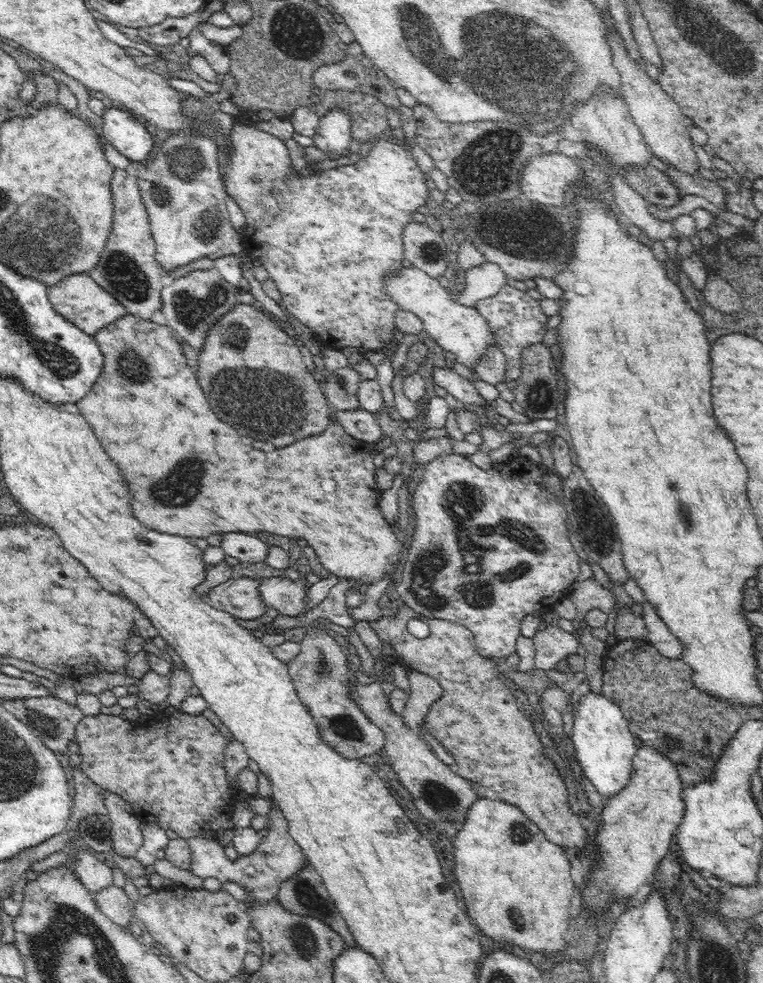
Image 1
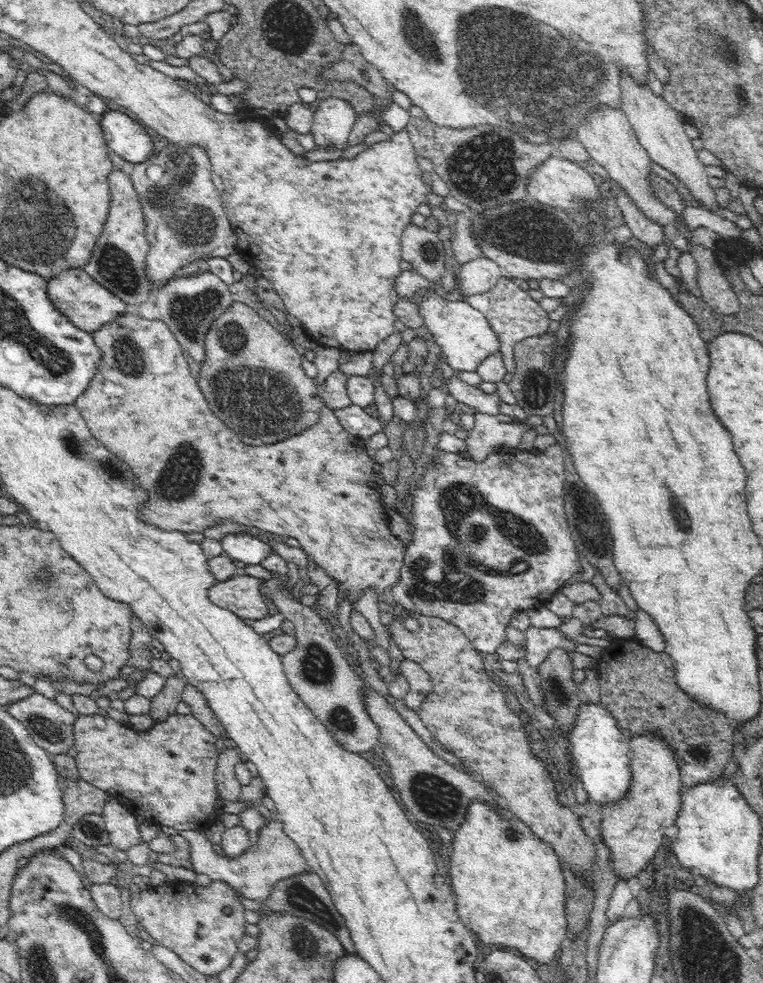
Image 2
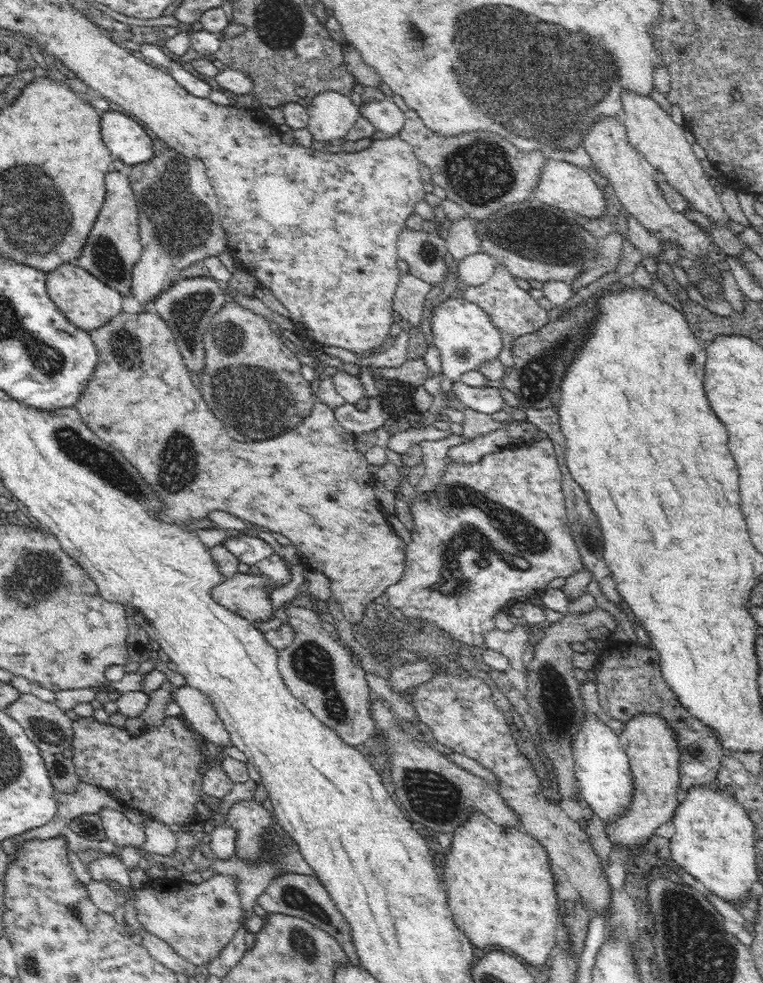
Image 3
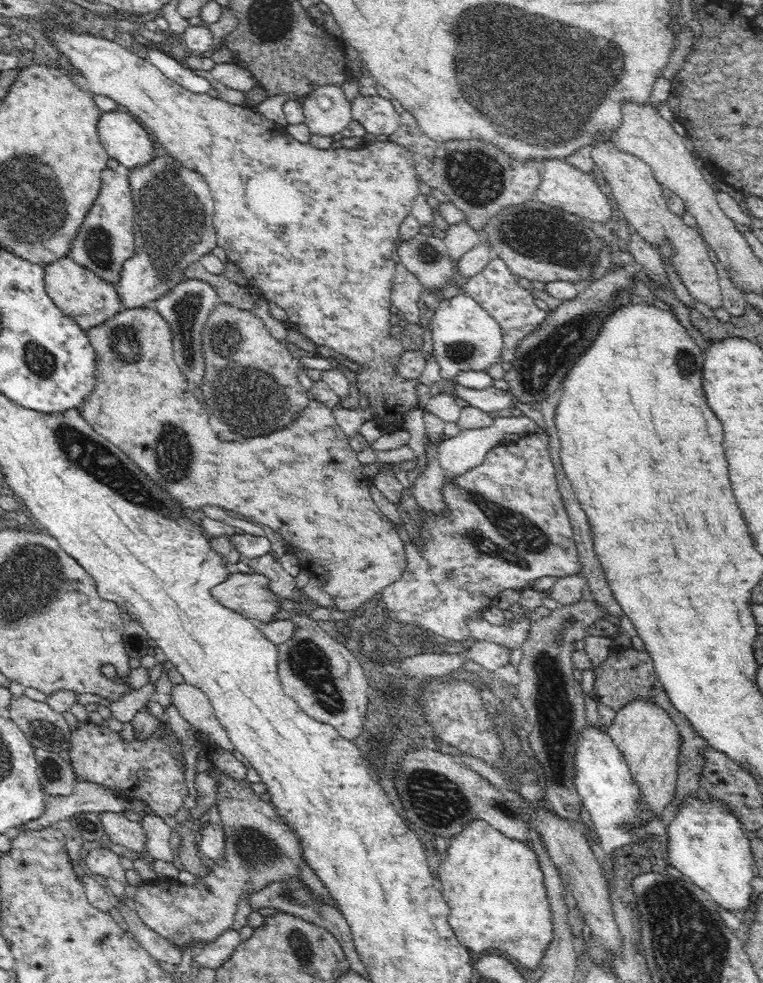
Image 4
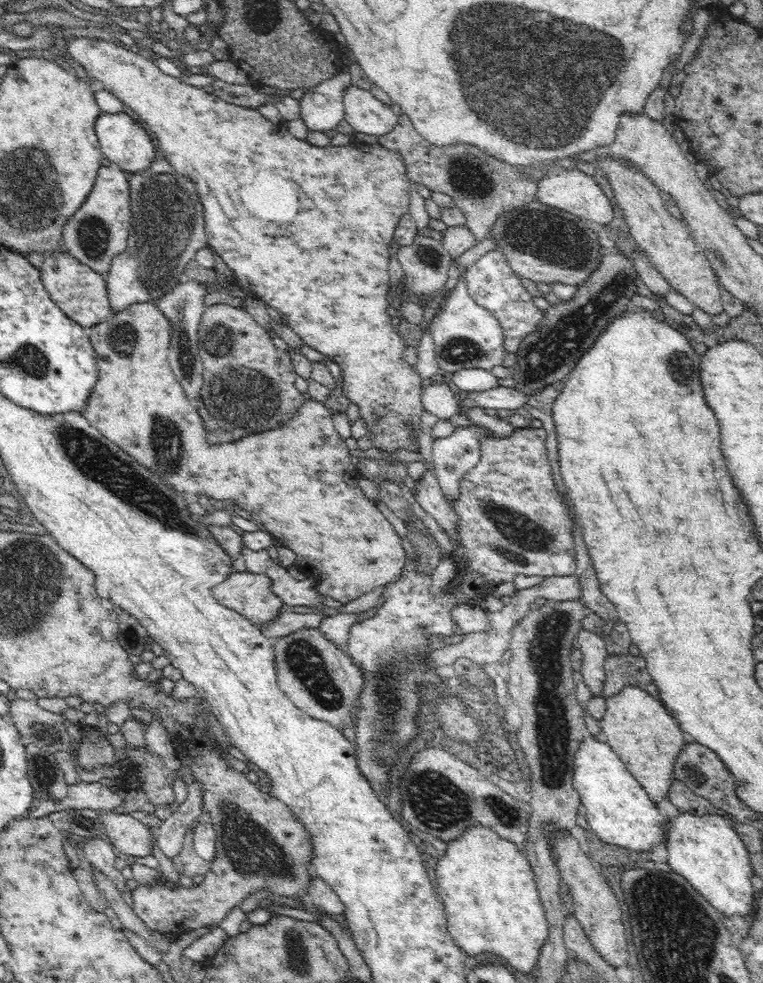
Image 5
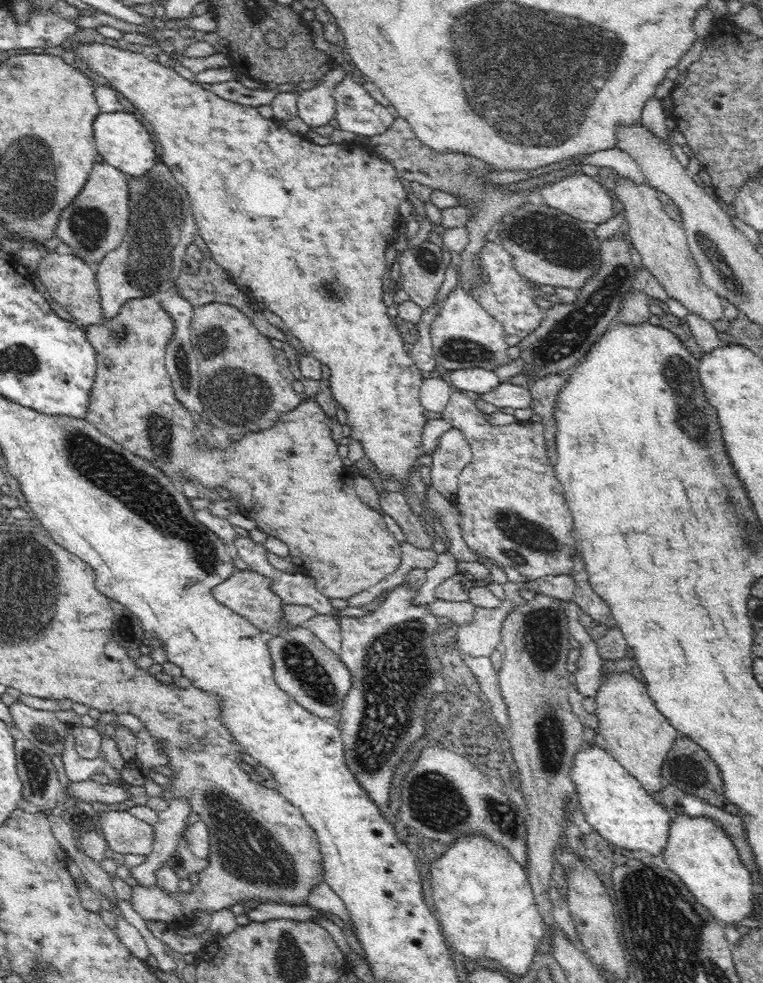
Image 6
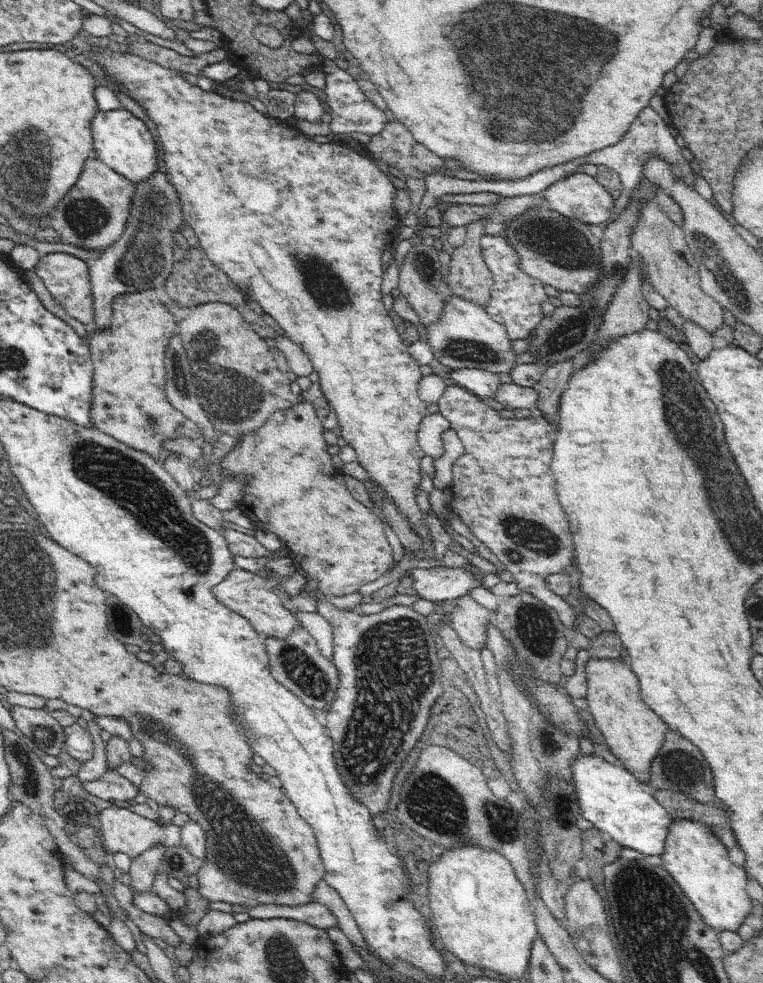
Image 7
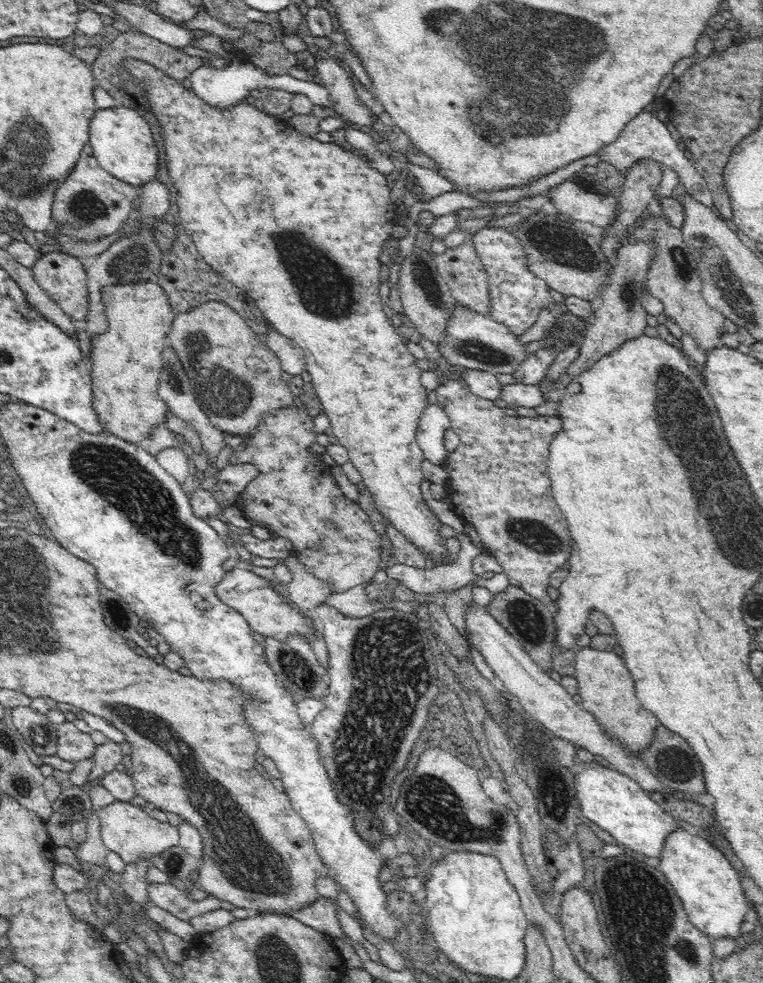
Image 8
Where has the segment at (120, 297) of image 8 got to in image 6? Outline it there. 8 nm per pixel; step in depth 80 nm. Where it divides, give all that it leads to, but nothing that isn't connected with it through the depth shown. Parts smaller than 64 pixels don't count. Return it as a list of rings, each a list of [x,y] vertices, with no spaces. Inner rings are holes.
[[[150,296],[125,302],[115,318],[107,323],[110,332],[88,334],[88,340],[94,338],[96,342],[97,371],[89,396],[87,422],[114,438],[122,448],[150,458],[150,462],[161,472],[164,470],[163,474],[179,487],[184,484],[182,481],[192,481],[212,491],[228,491],[260,529],[288,545],[297,570],[312,577],[316,588],[331,600],[350,600],[398,569],[403,553],[398,540],[388,531],[382,511],[366,505],[356,490],[344,490],[354,488],[356,476],[342,461],[340,444],[332,439],[331,418],[316,401],[305,398],[288,414],[279,415],[267,430],[242,435],[225,448],[199,448],[200,435],[192,412],[174,396],[172,380],[164,364],[166,347],[174,330],[172,317]]]

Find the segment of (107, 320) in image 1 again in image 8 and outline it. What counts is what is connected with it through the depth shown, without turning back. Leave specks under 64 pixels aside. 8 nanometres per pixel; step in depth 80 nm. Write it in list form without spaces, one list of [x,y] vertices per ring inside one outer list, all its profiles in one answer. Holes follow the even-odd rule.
[[[63,252],[43,254],[31,267],[35,281],[44,293],[47,294],[75,323],[84,323],[89,309],[89,288],[87,287],[87,263]]]

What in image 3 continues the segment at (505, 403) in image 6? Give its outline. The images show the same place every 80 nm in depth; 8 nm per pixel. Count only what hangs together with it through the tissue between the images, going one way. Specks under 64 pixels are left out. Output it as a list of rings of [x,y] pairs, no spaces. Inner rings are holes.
[[[461,379],[453,381],[449,387],[456,396],[456,400],[464,403],[467,408],[492,415],[502,411],[504,408],[504,398],[497,388],[472,387],[464,384]]]

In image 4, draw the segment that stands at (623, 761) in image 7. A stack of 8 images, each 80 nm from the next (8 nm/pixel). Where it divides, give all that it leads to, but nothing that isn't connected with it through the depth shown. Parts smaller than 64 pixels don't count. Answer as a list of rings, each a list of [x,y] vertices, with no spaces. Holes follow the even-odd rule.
[[[634,698],[634,701],[626,702],[626,705],[618,710],[616,719],[606,731],[622,751],[640,789],[642,805],[650,809],[653,818],[660,819],[664,809],[676,800],[674,796],[682,742],[676,723],[656,703],[646,701],[645,698]]]

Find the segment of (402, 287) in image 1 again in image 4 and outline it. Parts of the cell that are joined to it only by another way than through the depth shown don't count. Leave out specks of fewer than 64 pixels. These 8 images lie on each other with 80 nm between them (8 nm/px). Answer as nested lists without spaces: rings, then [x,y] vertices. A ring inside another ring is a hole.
[[[460,291],[452,298],[442,299],[432,316],[429,330],[434,342],[435,357],[441,379],[454,381],[465,370],[485,371],[488,366],[500,362],[503,336],[500,325],[473,298]]]

